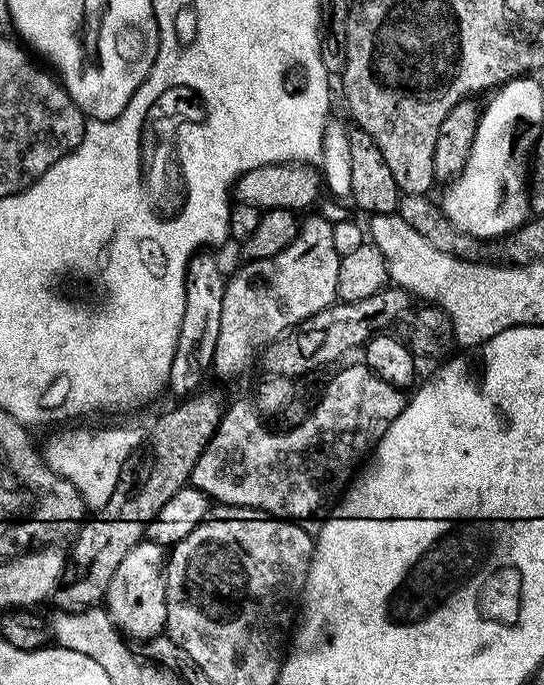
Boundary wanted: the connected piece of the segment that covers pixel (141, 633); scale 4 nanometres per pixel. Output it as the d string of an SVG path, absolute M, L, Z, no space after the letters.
M141 542L133 546L114 571L106 597L106 609L125 637L143 642L161 635L168 627L165 584L166 552L159 544Z

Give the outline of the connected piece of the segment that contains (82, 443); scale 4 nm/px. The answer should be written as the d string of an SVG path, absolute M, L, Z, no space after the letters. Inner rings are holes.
M88 426L92 428L68 428L65 432L56 432L48 441L42 444L44 463L54 474L67 480L77 488L78 494L84 500L85 509L97 510L106 506L110 496L118 491L120 484L120 471L124 463L132 456L132 451L140 444L140 436L132 428L104 428L108 426Z

